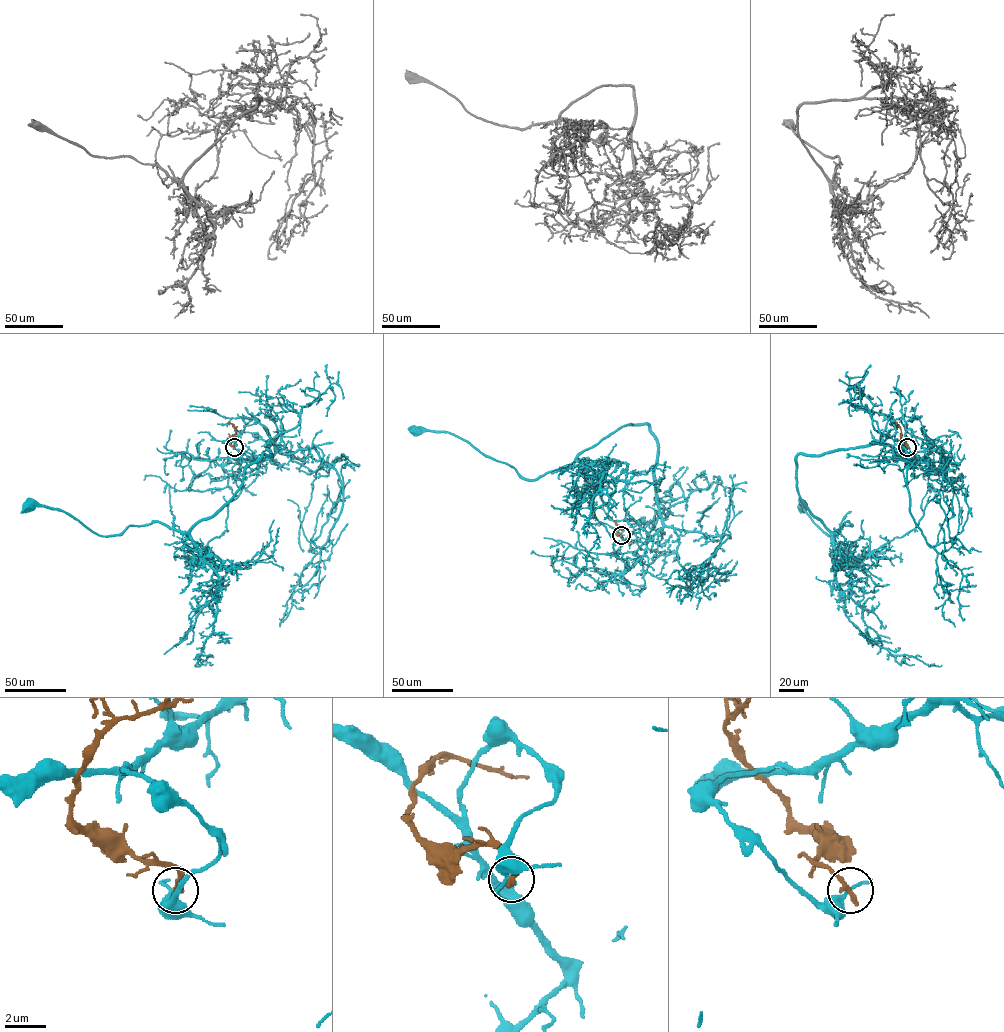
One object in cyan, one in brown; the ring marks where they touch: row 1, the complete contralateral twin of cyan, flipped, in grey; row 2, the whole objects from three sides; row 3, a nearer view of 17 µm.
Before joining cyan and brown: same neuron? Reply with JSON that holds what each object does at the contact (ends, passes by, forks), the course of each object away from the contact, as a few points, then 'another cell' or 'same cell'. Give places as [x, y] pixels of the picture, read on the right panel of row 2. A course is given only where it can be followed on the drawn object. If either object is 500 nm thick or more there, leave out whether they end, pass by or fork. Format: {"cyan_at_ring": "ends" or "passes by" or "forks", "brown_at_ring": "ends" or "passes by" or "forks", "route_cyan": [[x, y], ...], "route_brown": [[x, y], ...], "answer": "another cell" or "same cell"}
{"cyan_at_ring": "passes by", "brown_at_ring": "ends", "route_cyan": [[907, 447], [896, 419], [880, 442], [799, 454], [799, 497], [832, 532], [851, 525], [830, 536], [802, 506]], "route_brown": [[907, 447], [900, 438], [900, 427], [893, 423]], "answer": "another cell"}

